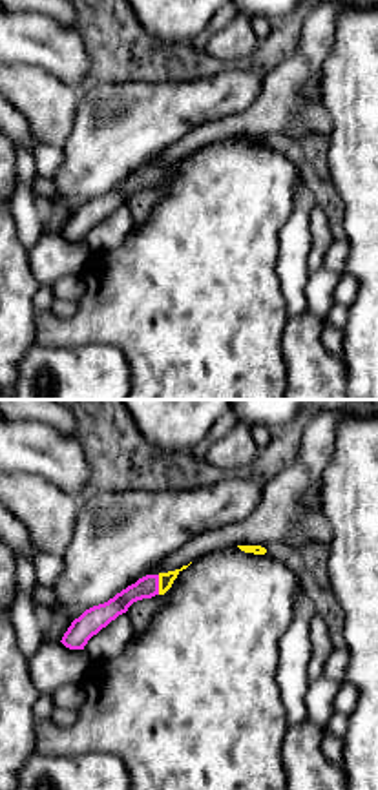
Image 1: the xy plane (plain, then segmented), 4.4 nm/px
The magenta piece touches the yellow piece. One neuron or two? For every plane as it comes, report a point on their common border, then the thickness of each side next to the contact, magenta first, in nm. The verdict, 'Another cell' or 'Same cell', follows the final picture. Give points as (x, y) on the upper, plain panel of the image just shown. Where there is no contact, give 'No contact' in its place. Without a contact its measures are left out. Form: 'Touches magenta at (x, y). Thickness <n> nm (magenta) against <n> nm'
Touches magenta at (157, 176). Thickness 100 nm (magenta) against 60 nm

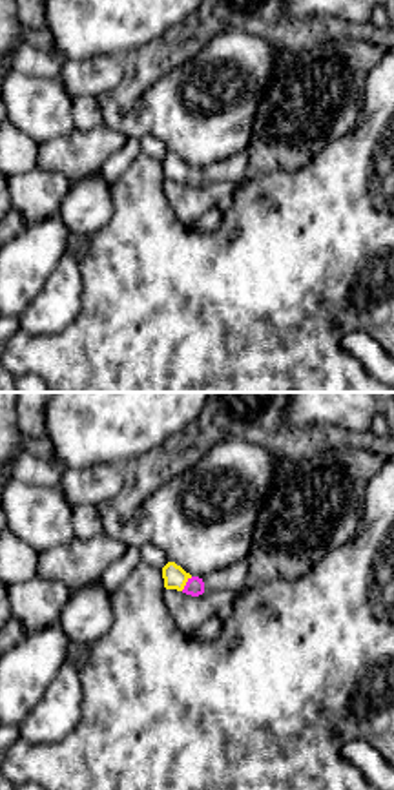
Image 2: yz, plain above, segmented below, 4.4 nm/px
Touches magenta at (186, 176). Thickness 80 nm (magenta) against 100 nm

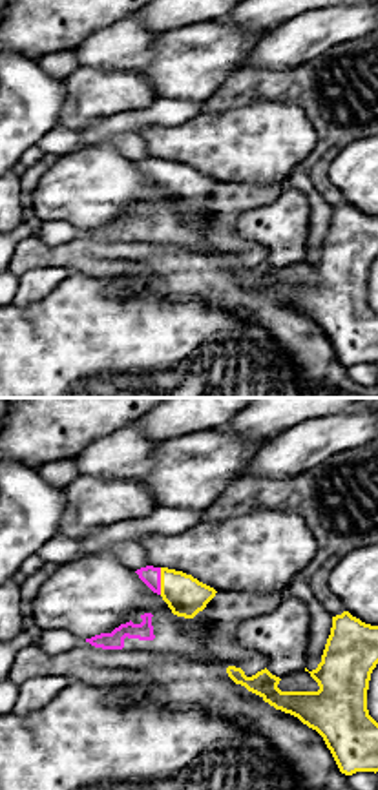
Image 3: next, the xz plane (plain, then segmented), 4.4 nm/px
Touches magenta at (159, 172). Thickness 90 nm (magenta) against 180 nm

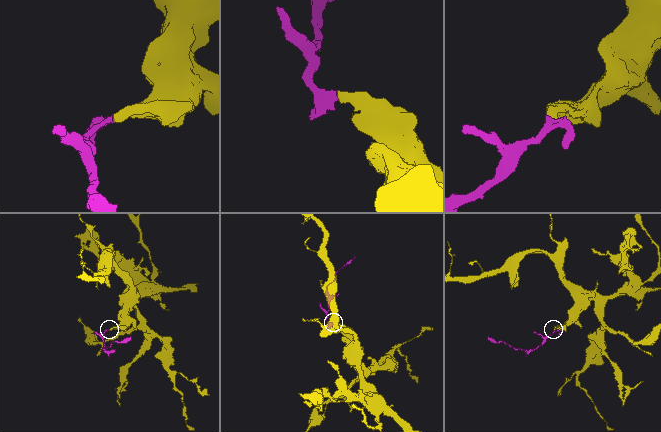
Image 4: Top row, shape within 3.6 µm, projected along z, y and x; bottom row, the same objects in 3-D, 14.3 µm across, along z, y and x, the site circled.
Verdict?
Same cell

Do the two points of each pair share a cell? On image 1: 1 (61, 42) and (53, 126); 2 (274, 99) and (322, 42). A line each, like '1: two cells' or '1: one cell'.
1: one cell
2: one cell

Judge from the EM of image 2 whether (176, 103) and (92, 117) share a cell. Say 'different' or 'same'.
different

